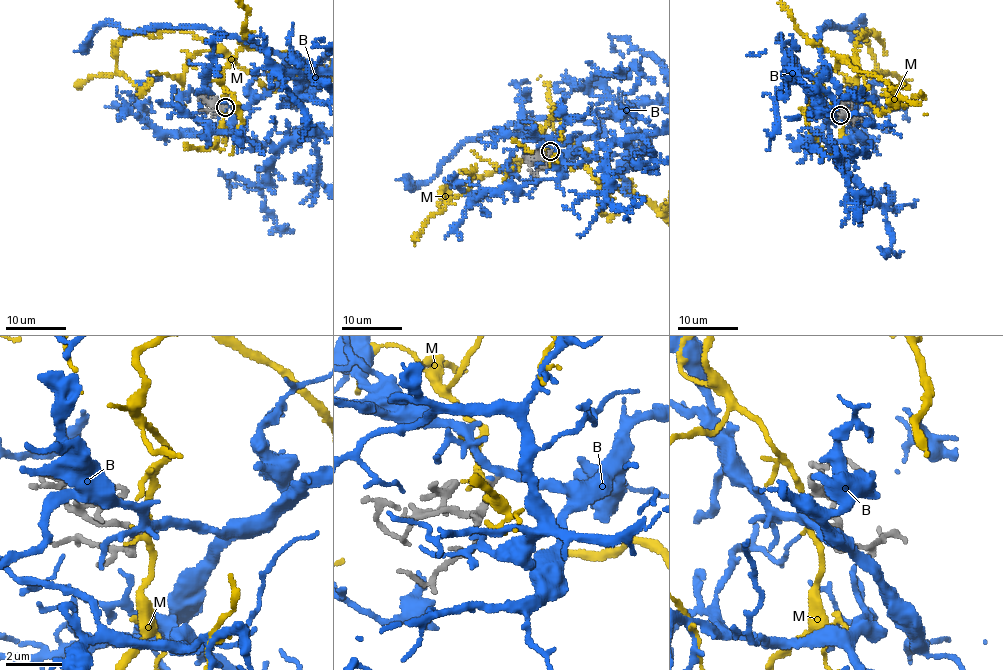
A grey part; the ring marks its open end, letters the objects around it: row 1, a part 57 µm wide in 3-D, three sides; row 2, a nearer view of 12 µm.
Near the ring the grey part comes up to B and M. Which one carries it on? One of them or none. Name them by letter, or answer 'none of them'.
B

